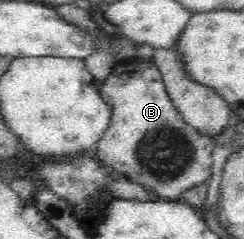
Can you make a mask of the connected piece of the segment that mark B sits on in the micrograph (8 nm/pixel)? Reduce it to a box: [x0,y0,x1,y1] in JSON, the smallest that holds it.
[96,62,216,200]

